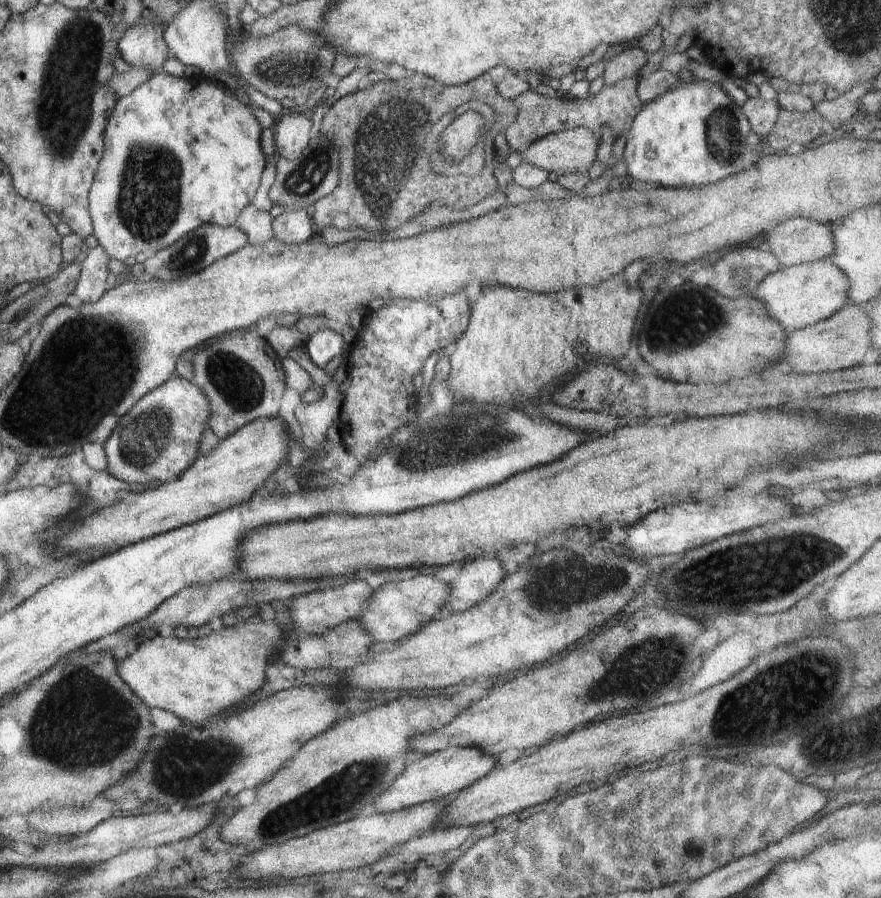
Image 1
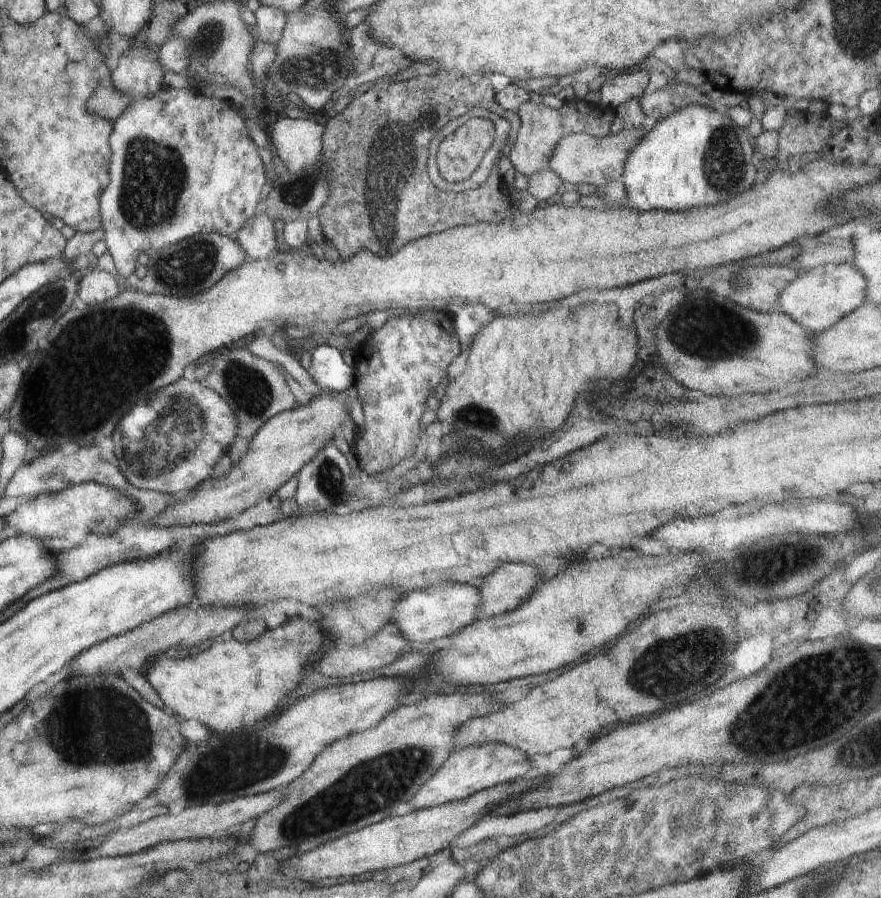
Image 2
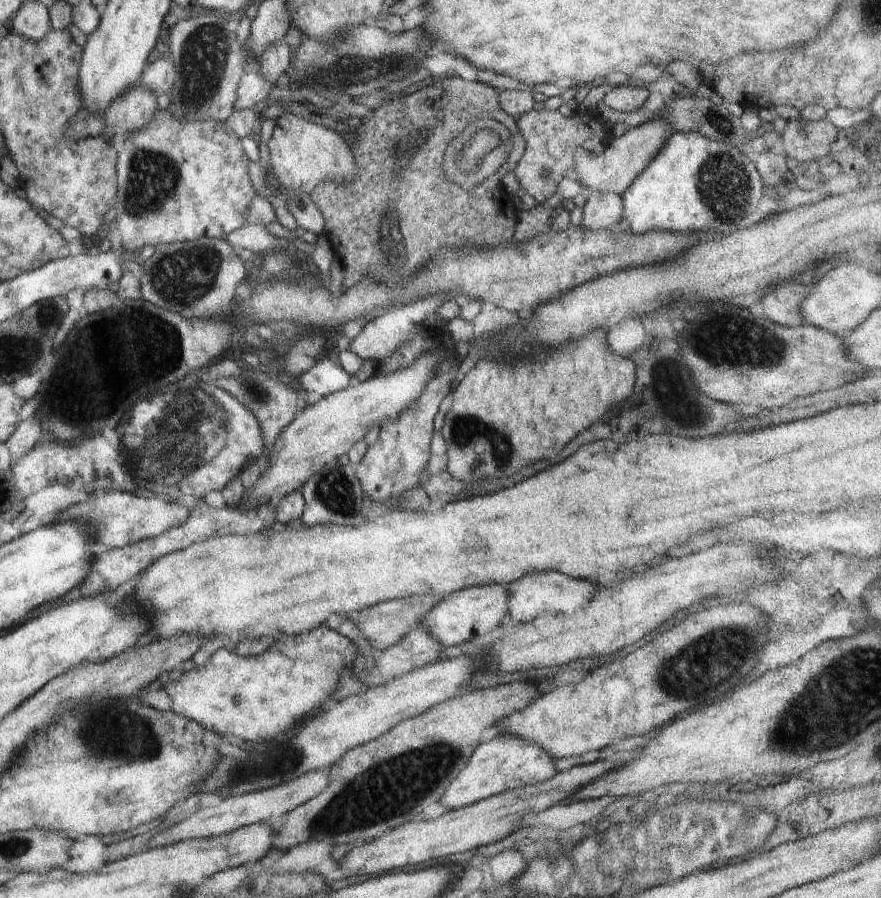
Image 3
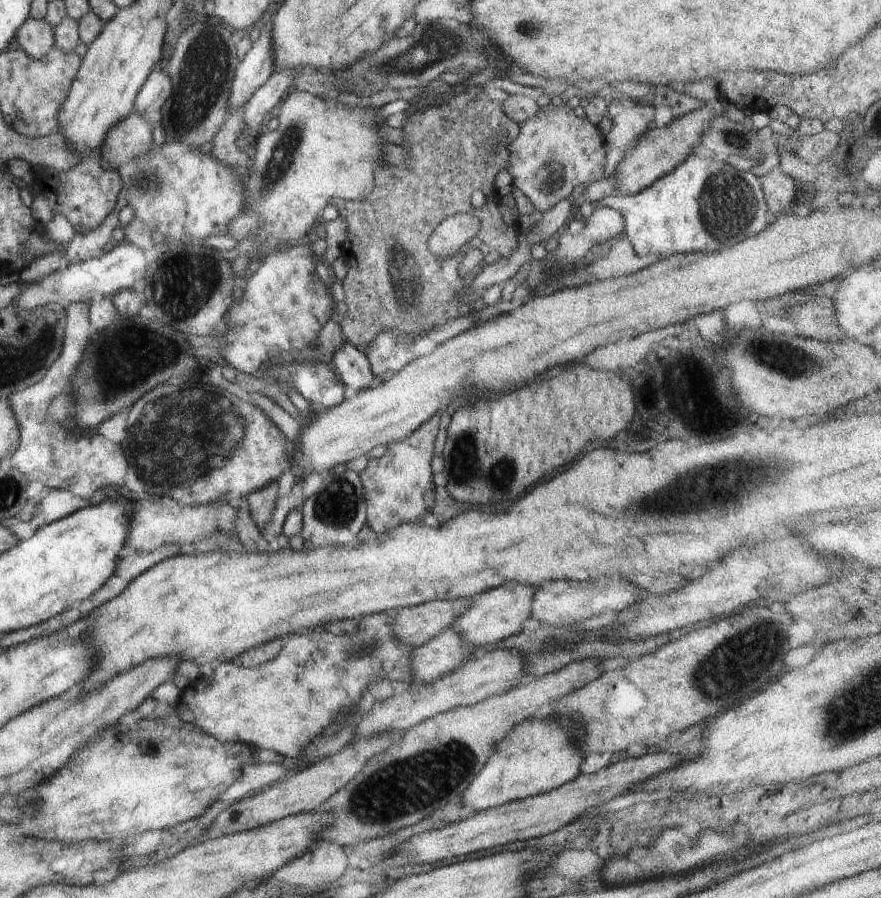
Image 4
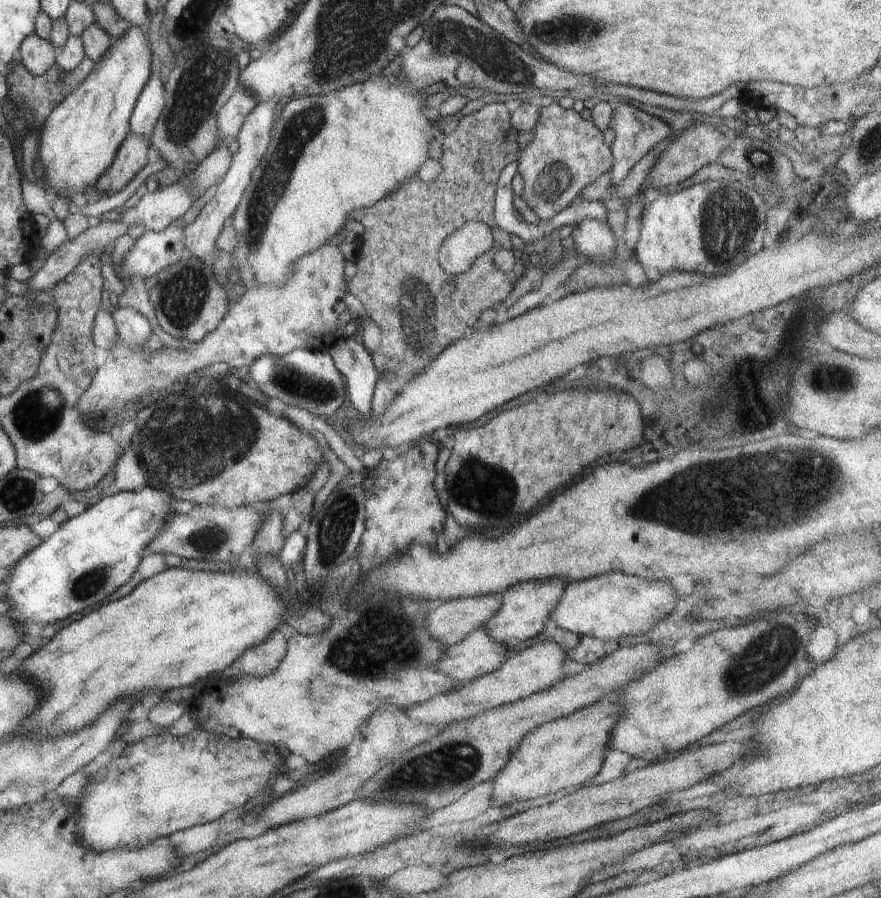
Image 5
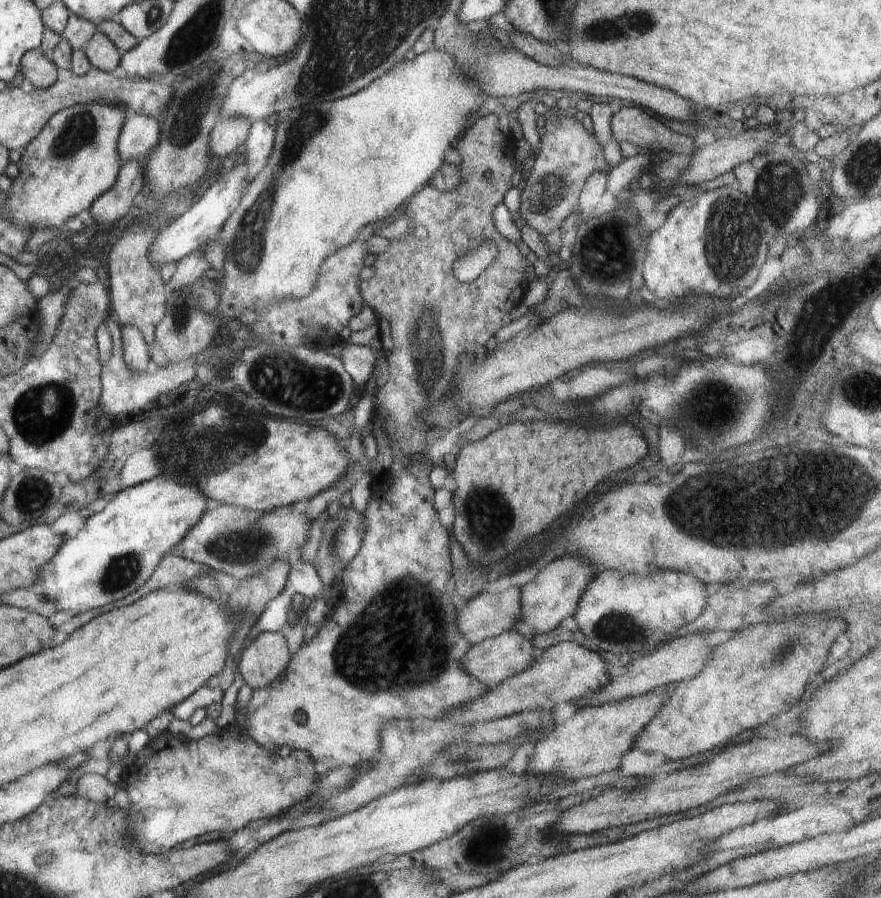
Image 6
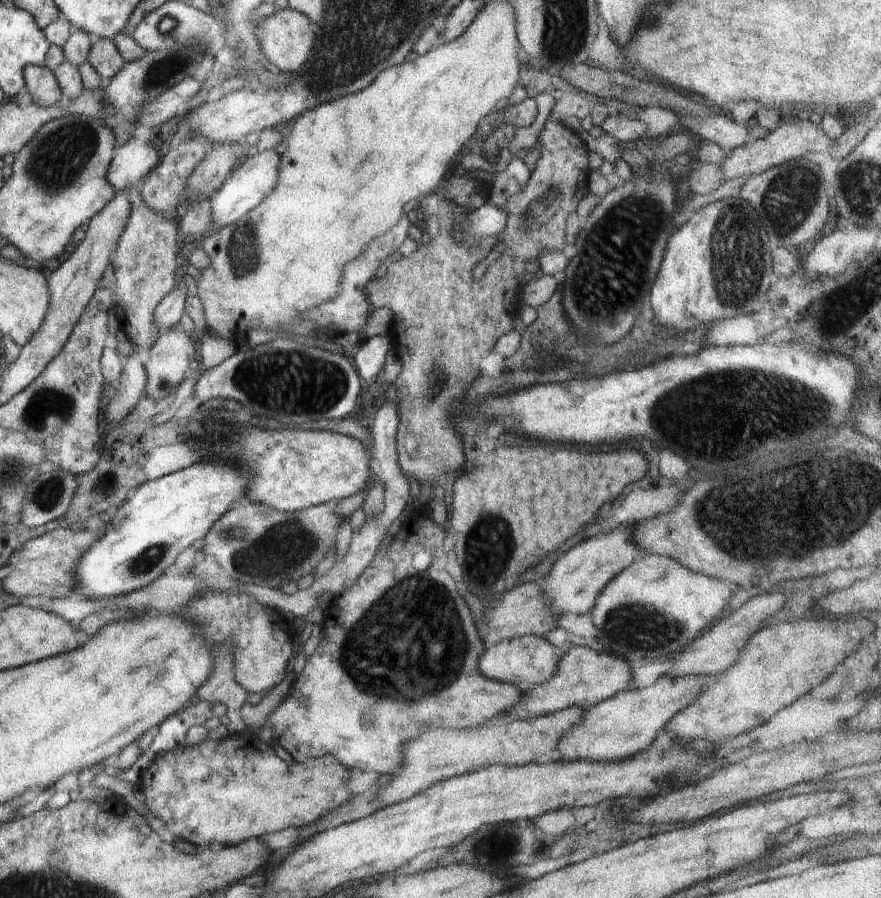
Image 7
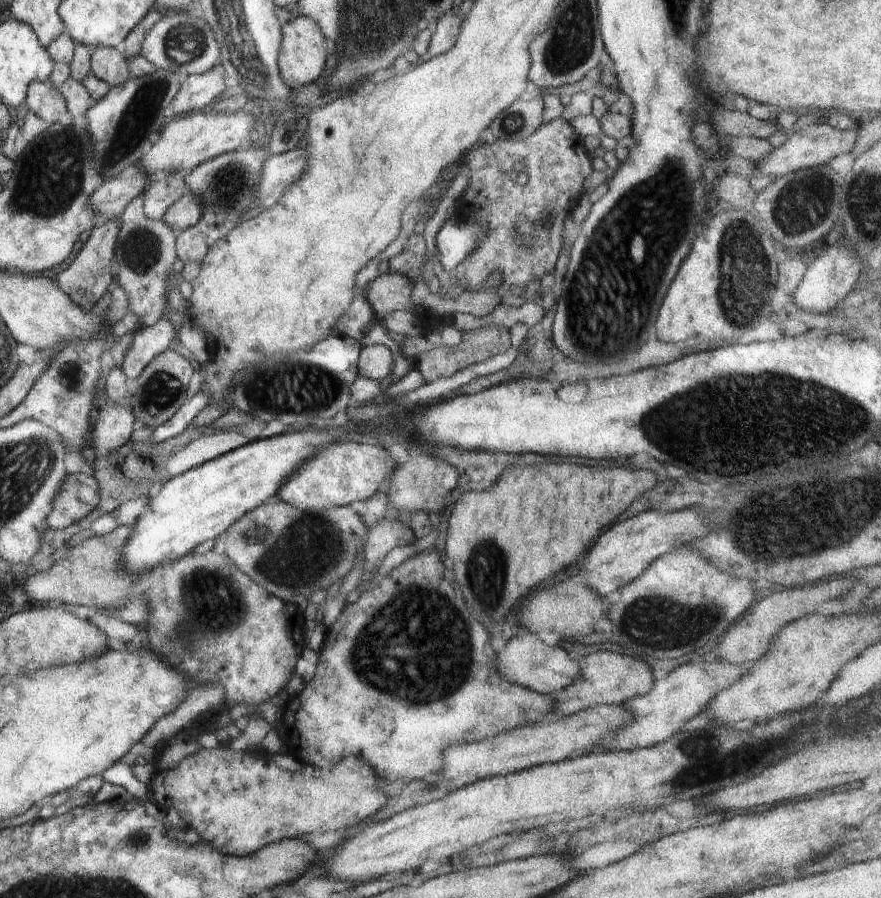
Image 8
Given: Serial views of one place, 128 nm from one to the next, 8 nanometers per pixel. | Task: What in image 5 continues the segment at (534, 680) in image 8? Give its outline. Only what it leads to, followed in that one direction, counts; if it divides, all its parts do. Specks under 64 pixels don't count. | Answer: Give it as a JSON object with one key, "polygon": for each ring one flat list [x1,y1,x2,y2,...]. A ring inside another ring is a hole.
{"polygon":[[480,627,459,643,449,645,437,669,465,684,497,671,512,654,506,645,497,641,488,629]]}

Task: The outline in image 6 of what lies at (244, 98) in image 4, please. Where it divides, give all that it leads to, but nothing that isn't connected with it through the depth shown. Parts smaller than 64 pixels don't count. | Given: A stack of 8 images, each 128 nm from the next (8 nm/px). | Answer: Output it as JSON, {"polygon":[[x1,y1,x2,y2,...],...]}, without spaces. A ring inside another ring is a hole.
{"polygon":[[216,119,209,136,209,152,221,162,229,164,237,156,237,150,245,144,251,122,246,119]]}

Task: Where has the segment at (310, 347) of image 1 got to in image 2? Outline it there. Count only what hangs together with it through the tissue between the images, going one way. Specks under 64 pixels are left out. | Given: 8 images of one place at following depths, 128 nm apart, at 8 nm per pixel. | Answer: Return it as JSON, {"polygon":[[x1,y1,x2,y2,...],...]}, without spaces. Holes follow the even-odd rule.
{"polygon":[[329,345,317,346,311,356,307,371,322,388,344,393,354,386,359,367,349,367,339,349]]}

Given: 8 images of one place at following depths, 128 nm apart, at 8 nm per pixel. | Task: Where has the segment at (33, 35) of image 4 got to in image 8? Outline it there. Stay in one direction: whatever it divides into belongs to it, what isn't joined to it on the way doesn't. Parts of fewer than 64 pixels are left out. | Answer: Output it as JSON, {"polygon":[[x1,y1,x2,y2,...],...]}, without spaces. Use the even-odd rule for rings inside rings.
{"polygon":[[50,81,31,84,26,102,29,112,42,118,46,126,58,122,60,114,67,111,63,94]]}

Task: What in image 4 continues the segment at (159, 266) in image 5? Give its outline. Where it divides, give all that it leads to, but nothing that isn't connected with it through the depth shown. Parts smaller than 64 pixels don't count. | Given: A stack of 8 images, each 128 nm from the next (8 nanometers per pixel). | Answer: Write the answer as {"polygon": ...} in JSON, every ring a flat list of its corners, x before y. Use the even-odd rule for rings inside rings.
{"polygon":[[130,242,115,243,114,249,94,260,88,259,80,263,65,264,63,267,43,279,30,284,13,303,23,309,33,309,48,303,58,303,60,300,68,302,91,302,108,294,116,294,131,288,138,278,145,278,149,258,152,253,145,253,141,248]]}

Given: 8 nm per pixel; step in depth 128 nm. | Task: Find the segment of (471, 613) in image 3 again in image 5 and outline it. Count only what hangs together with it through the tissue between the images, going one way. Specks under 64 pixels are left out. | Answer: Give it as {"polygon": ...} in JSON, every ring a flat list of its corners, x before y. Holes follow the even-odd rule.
{"polygon":[[550,578,550,580,532,580,532,582,522,582,513,584,502,593,502,606,498,614,490,619,485,629,502,644,512,644,534,638,540,634,543,628,551,620,551,616,561,602,566,582,562,578]]}

